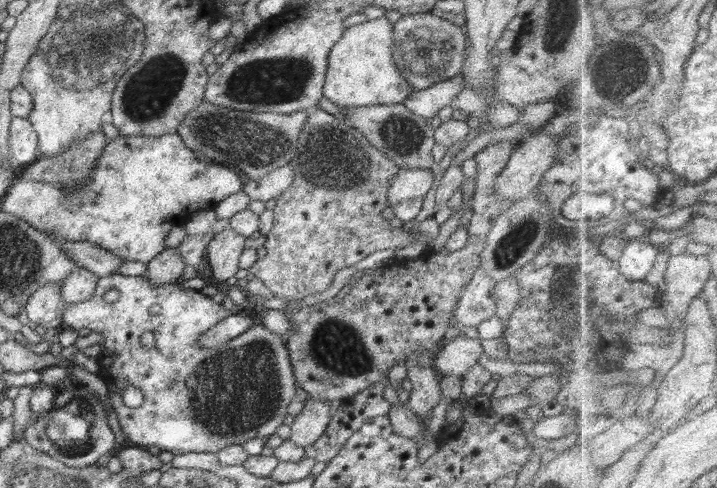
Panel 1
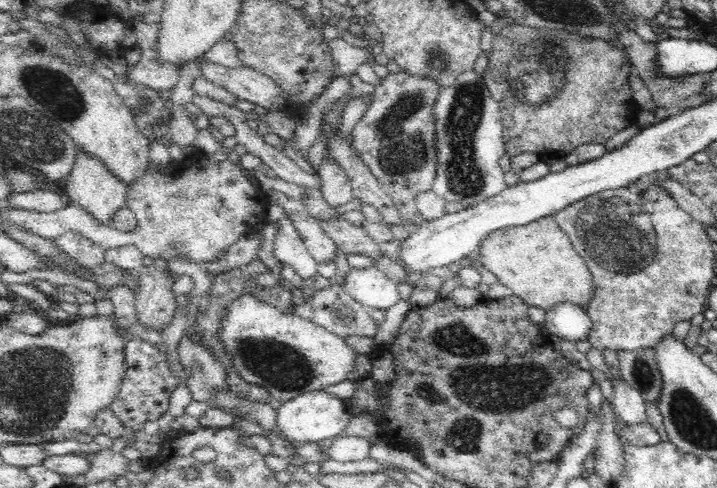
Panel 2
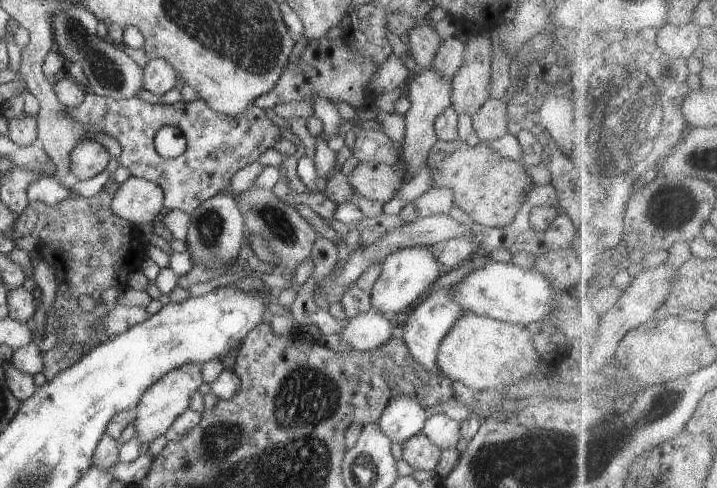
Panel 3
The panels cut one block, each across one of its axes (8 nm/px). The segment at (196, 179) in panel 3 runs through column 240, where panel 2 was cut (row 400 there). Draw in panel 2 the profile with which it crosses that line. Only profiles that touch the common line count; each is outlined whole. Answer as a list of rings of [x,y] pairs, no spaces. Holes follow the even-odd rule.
[[[131,338],[126,344],[125,356],[125,376],[117,398],[114,398],[108,409],[122,421],[126,431],[132,432],[143,430],[145,422],[157,421],[160,416],[168,413],[170,394],[180,381],[170,370],[167,356],[150,342]]]

